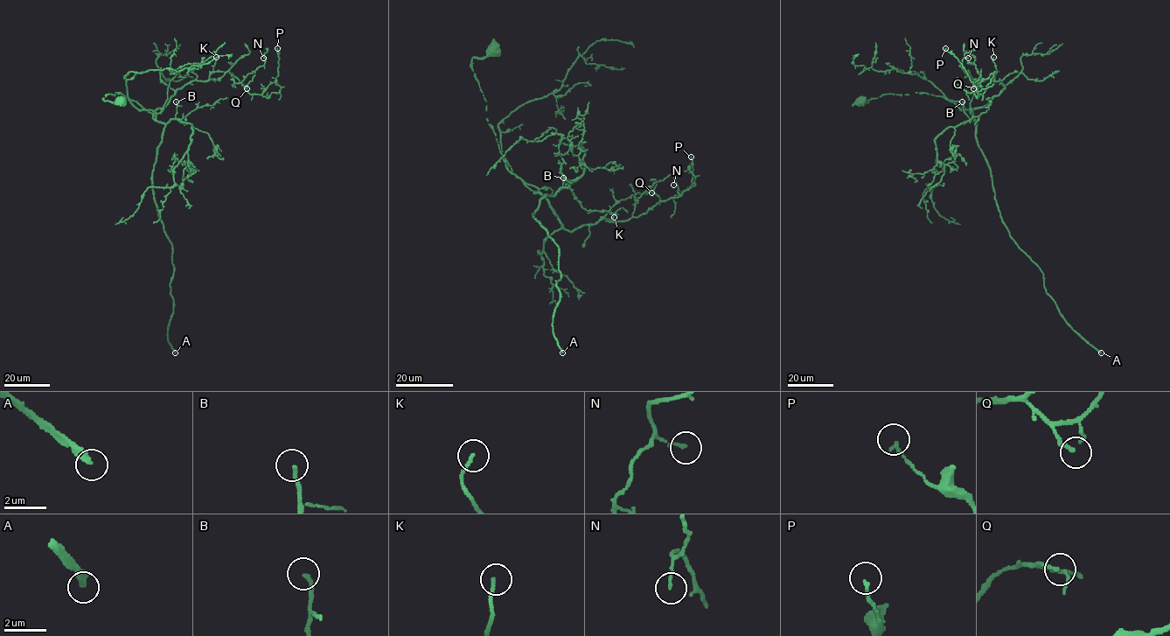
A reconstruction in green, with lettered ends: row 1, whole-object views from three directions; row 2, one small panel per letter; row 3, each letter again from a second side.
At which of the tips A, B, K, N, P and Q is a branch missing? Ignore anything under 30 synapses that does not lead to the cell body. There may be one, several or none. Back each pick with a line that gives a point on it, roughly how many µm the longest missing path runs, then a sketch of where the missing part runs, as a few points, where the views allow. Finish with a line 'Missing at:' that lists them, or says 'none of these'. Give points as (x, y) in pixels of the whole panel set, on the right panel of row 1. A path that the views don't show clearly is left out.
A: at (1101, 352); about 170 µm are missing
B: at (962, 101); about 50 µm are missing; missing branch runs (962, 101), (963, 96), (957, 92), (934, 87), (915, 78), (900, 82), (894, 80), (890, 84), (886, 82)
Missing at: A, B

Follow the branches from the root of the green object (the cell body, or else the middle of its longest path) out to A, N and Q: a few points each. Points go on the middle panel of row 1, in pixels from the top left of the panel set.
A: (495, 50), (473, 58), (472, 70), (506, 168), (549, 194), (533, 217), (558, 247), (553, 328), (562, 352)
N: (495, 50), (471, 61), (486, 120), (506, 168), (565, 229), (628, 220), (656, 182), (673, 174), (673, 185)
Q: (495, 50), (471, 61), (486, 120), (506, 168), (546, 199), (565, 229), (628, 220), (638, 198), (651, 192)

